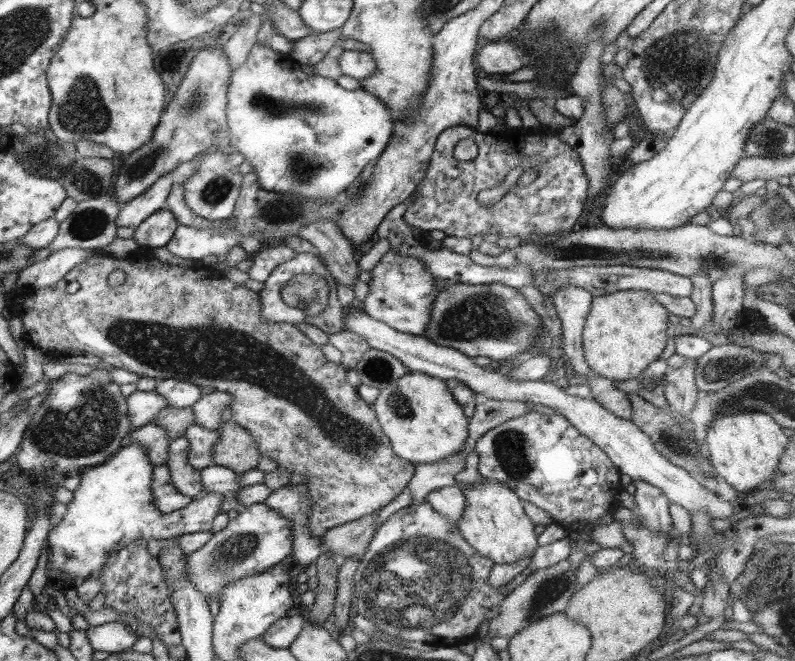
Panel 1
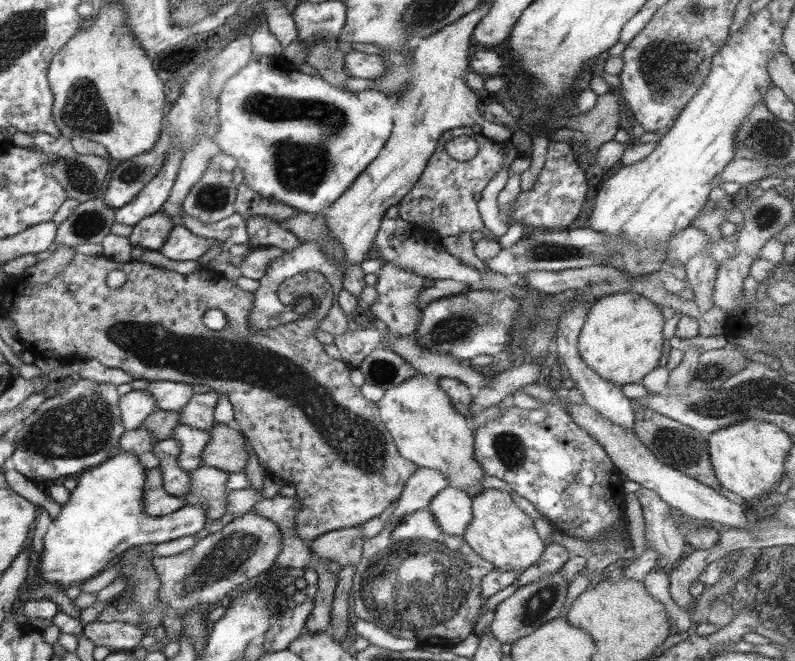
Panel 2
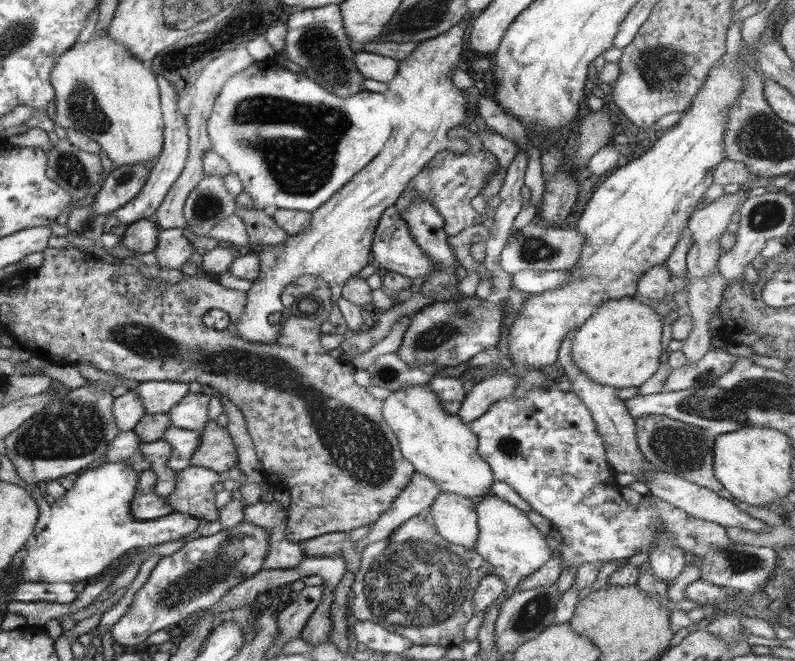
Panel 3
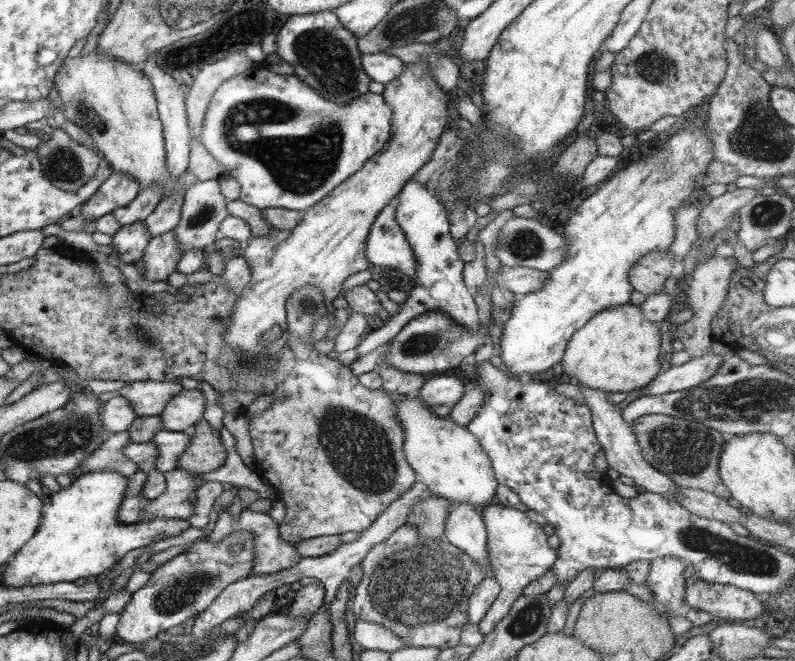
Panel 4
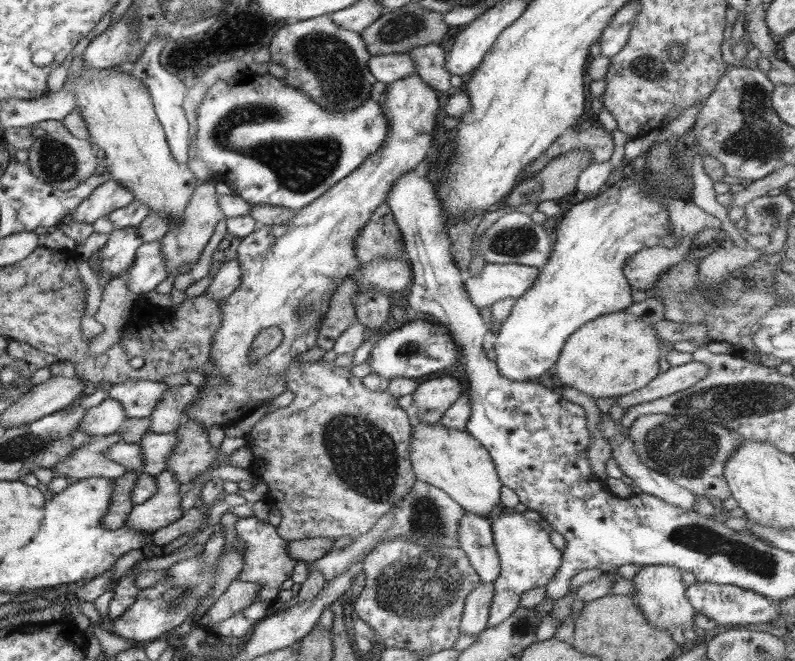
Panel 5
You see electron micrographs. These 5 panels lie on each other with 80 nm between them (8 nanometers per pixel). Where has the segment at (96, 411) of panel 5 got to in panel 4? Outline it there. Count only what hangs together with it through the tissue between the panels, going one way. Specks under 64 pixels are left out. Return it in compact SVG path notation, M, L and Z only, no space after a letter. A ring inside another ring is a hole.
M122 395L104 402L99 411L105 432L110 432L110 434L128 430L137 417L131 402Z

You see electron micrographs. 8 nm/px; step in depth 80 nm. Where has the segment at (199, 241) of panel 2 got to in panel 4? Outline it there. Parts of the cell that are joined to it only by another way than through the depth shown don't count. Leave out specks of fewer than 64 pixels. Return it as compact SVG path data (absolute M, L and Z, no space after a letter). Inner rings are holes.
M174 232L151 238L141 259L146 266L146 274L142 277L154 282L167 281L168 276L176 271L181 256L183 253L180 252L180 244Z

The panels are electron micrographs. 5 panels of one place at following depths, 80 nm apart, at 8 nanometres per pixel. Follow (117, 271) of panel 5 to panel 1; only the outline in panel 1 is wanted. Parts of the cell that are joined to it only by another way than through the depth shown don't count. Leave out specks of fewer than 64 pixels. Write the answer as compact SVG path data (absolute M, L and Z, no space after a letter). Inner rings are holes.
M166 208L154 212L146 221L142 222L135 230L132 240L140 248L166 247L172 241L178 224L172 212Z

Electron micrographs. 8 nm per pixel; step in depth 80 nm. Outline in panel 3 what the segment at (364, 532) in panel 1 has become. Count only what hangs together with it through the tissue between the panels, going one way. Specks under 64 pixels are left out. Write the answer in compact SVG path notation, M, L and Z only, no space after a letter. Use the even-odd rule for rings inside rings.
M338 531L304 541L303 549L307 557L343 556L347 570L355 574L361 565L356 543L350 539L349 532Z

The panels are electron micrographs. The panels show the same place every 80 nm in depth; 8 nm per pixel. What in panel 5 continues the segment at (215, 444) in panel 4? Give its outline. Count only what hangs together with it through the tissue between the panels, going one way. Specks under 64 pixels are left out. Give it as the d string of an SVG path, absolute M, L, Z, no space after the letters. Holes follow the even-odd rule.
M189 418L175 433L179 441L166 459L167 469L184 484L215 464L218 452L210 442L207 428L200 421Z

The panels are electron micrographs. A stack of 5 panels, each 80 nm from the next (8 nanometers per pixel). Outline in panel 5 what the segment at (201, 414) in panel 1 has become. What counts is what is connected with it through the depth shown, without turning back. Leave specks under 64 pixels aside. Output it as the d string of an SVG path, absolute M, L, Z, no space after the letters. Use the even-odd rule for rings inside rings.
M188 385L171 386L154 408L151 418L152 433L175 433L189 419L187 406L199 397L199 387Z

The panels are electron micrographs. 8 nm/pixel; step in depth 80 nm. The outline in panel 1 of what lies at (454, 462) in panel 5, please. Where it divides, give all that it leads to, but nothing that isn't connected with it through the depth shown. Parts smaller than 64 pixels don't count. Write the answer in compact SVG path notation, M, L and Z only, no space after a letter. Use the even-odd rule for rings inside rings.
M408 371L379 391L374 412L396 456L414 464L433 463L462 452L470 418L444 379Z

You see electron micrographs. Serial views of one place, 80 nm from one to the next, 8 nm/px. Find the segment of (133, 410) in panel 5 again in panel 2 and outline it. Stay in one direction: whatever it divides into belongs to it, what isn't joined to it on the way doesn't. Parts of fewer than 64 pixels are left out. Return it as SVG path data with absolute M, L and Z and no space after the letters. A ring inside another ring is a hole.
M151 381L144 391L148 391L157 402L156 410L182 410L194 394L193 385L183 382Z

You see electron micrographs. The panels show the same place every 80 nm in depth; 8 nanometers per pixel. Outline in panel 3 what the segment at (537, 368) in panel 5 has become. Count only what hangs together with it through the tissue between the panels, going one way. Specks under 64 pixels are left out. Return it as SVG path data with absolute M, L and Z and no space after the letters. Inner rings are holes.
M726 54L710 69L708 78L677 124L657 134L654 145L643 155L610 172L597 184L574 228L584 236L584 245L579 261L567 270L571 272L571 282L556 290L533 294L522 304L508 337L511 360L507 365L516 362L516 366L528 364L527 368L542 368L555 363L560 343L572 329L580 328L604 302L634 296L641 274L657 264L665 264L692 214L706 201L704 193L713 183L710 172L726 158L723 140L729 121L728 111L744 89L741 70L737 69L735 60Z

